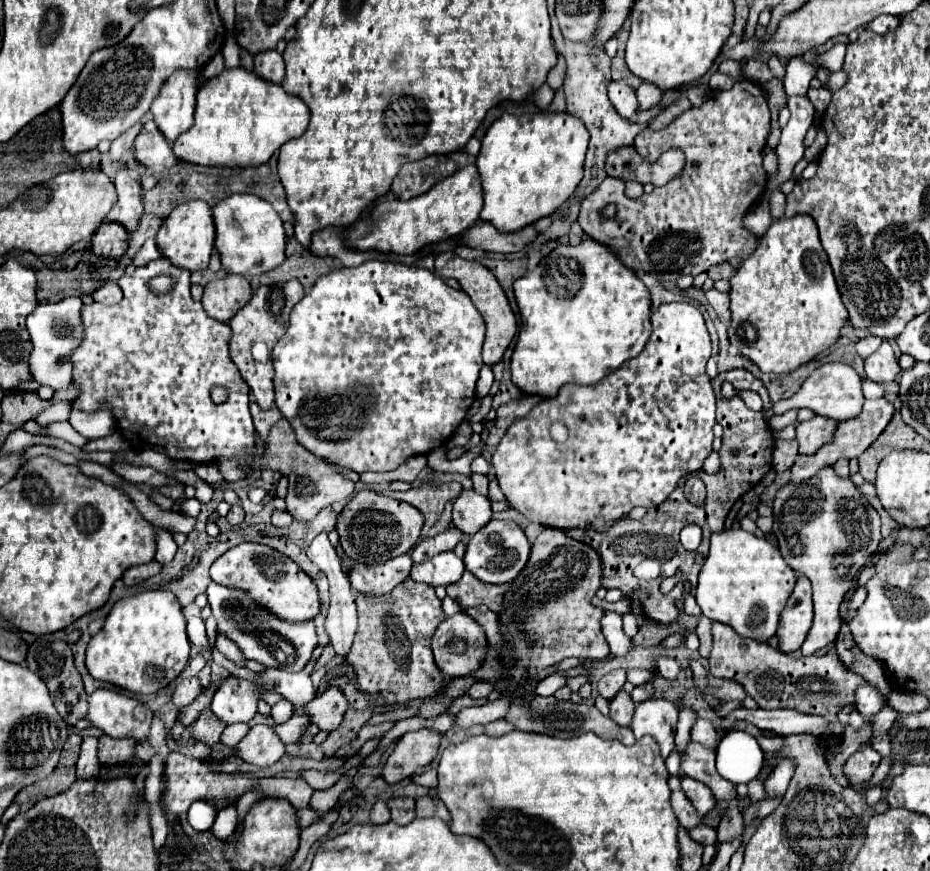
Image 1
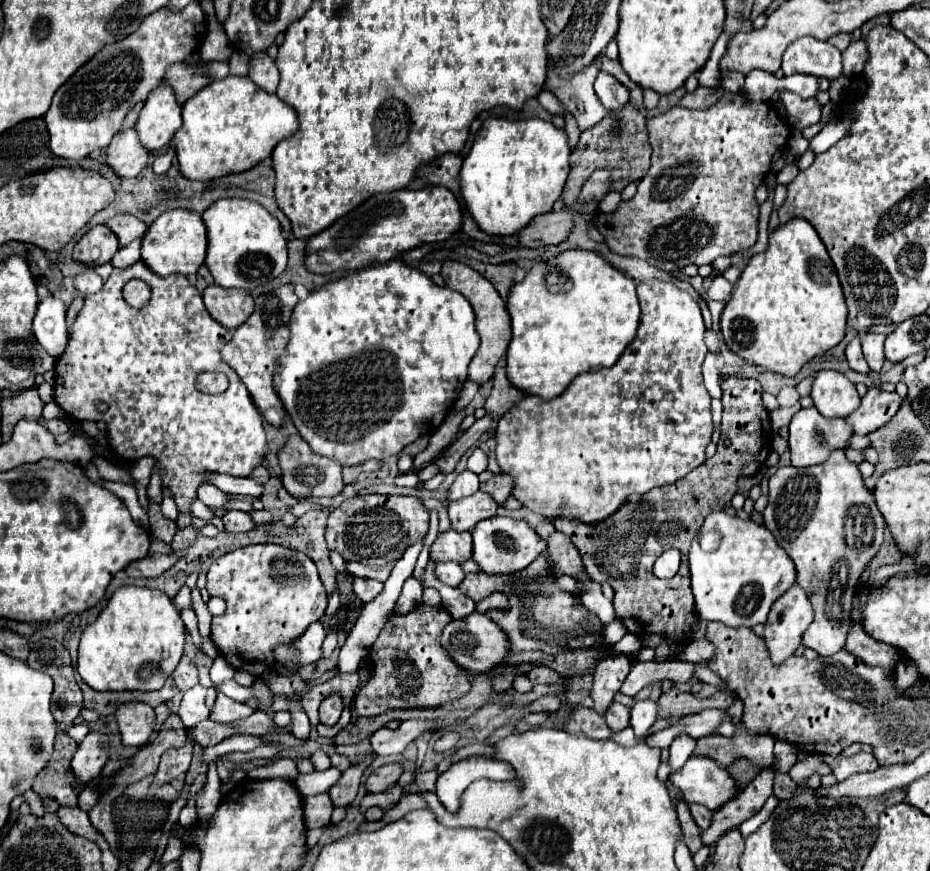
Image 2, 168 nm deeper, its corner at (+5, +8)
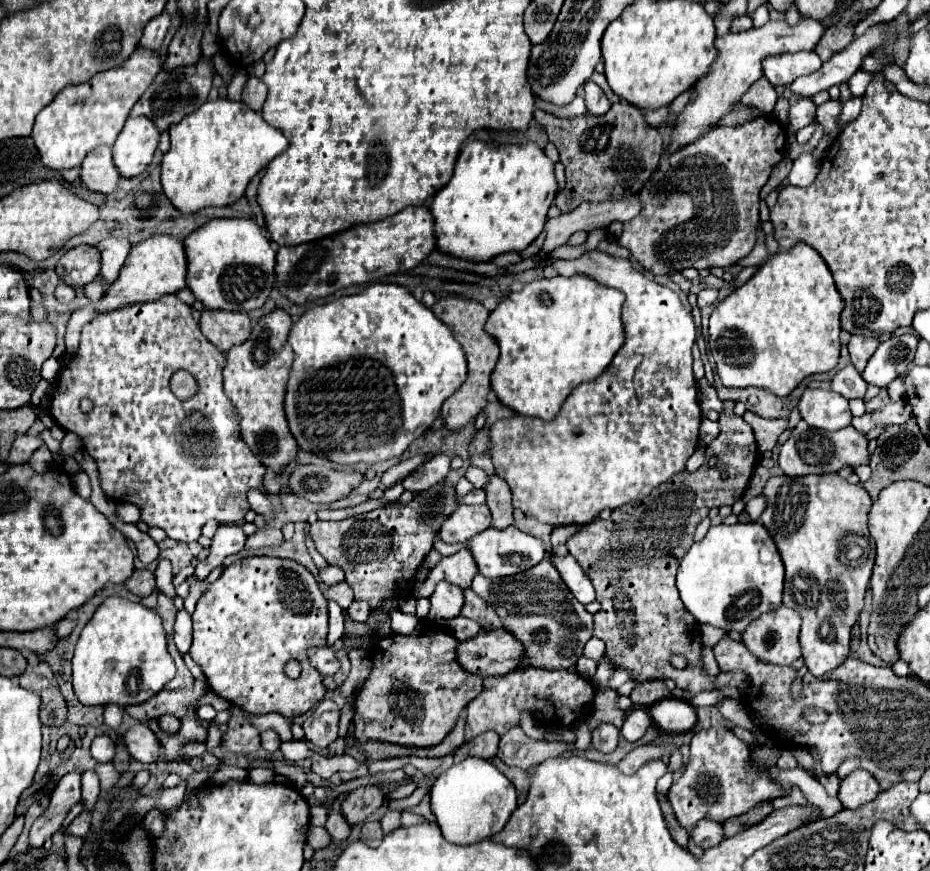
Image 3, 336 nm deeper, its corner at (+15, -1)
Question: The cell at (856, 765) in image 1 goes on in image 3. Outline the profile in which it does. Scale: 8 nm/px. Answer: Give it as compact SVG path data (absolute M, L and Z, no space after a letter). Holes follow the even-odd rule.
M854 770L846 780L840 782L838 798L848 810L856 810L872 800L876 800L880 792L880 784L874 780L872 774L864 770Z

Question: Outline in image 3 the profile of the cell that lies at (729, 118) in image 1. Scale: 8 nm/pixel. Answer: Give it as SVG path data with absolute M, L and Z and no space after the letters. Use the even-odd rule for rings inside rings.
M764 116L734 128L716 126L700 140L696 140L696 144L688 144L678 152L670 154L668 150L664 150L658 170L638 194L642 212L624 224L624 232L618 244L628 248L632 252L632 258L636 258L650 274L674 274L684 268L726 268L736 264L754 248L756 228L760 224L758 194L768 182L772 168L784 158L784 146L786 130L780 128L774 118Z

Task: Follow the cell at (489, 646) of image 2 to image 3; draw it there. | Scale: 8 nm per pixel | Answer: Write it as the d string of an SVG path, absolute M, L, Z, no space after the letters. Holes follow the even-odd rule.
M508 630L480 632L458 646L458 662L464 670L478 676L502 676L520 666L526 650Z

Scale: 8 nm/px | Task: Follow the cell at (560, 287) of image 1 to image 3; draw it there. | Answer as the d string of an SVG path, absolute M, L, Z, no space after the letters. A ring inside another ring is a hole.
M582 274L570 278L540 278L526 284L520 292L510 292L488 316L484 326L500 348L500 360L492 372L492 390L498 400L522 416L552 420L568 394L578 384L598 378L624 344L624 328L620 320L622 304L622 292L600 286Z

